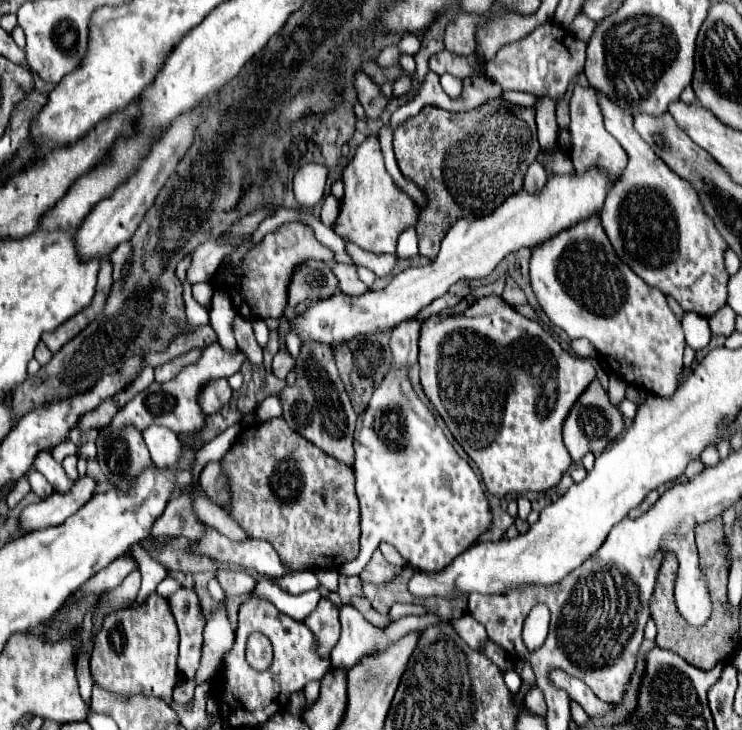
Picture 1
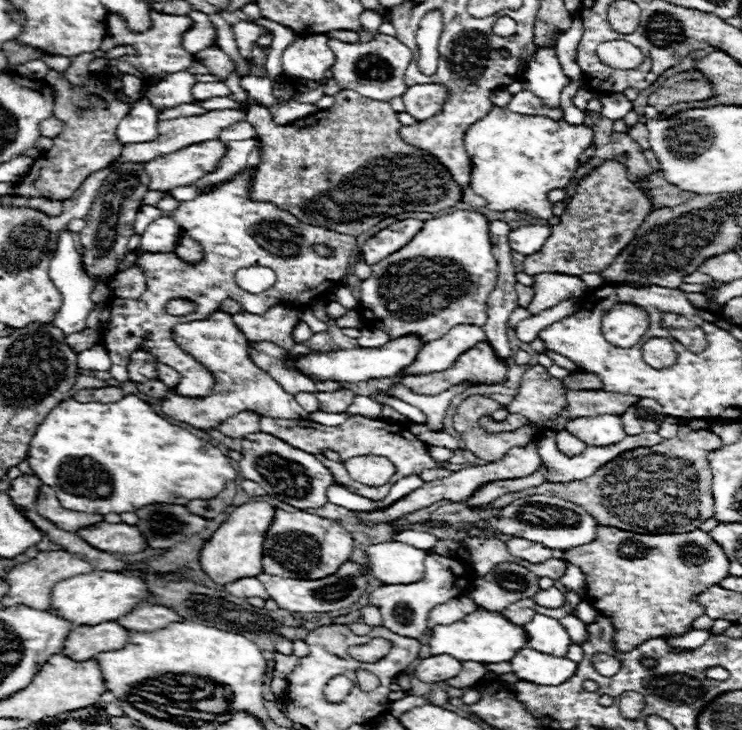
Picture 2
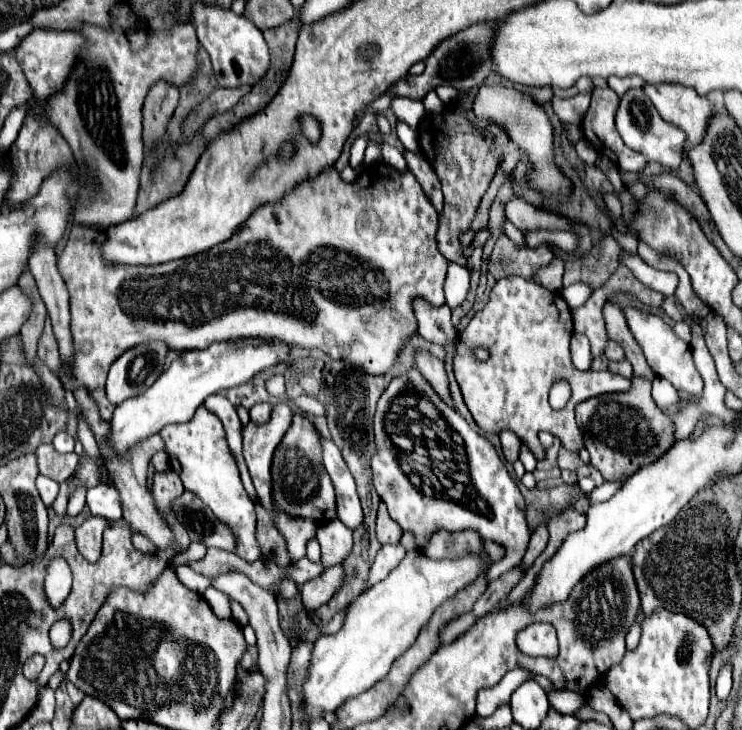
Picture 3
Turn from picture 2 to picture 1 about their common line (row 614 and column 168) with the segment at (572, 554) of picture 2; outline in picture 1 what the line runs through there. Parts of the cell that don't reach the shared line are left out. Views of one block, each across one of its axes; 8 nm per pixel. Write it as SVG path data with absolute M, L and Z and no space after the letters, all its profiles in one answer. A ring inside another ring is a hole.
M152 594L144 606L136 610L116 610L104 618L102 628L94 638L94 652L90 658L92 678L110 692L156 696L169 703L173 700L178 674L178 642L178 626L166 598Z

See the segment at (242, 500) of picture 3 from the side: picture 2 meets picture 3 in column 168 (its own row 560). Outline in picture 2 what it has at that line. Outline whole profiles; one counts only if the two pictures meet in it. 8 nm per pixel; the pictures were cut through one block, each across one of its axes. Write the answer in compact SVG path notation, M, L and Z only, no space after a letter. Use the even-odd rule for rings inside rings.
M428 554L424 562L426 562L424 580L420 580L416 584L386 584L386 586L376 588L368 596L368 604L374 604L382 614L382 626L390 628L392 632L396 632L400 636L420 638L428 630L428 612L434 606L460 596L468 588L470 582L458 582L458 580L472 580L466 564L456 558Z

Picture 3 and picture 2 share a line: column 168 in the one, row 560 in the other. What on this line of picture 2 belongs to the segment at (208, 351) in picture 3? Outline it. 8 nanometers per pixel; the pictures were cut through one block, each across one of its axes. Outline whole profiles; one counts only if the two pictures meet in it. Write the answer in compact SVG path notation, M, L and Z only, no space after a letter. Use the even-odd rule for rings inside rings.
M402 542L372 544L366 548L366 566L382 584L412 584L424 578L426 554L428 550L418 550Z

